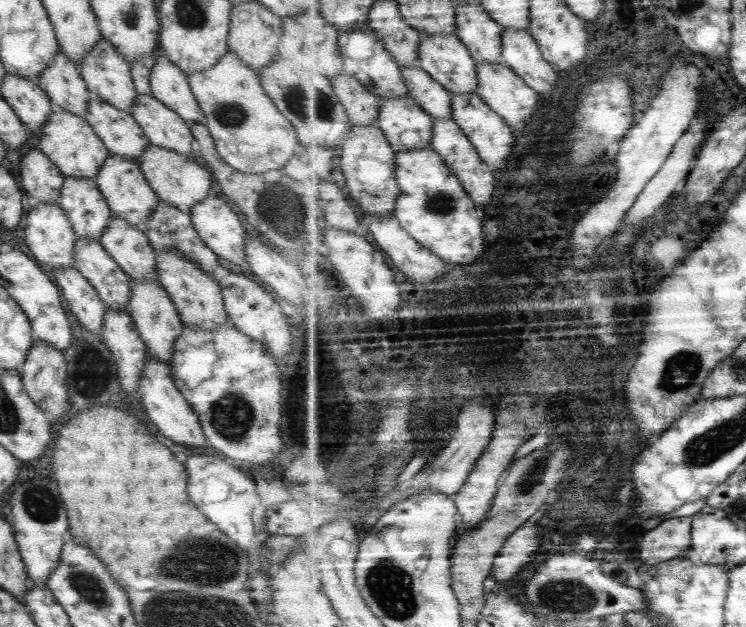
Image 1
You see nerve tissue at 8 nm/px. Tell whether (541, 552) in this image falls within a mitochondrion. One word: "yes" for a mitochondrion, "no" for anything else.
no

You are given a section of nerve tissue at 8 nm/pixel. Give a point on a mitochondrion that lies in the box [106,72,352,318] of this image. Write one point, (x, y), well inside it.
(282, 207)

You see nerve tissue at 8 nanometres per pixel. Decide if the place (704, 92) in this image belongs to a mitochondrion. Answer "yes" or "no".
no

